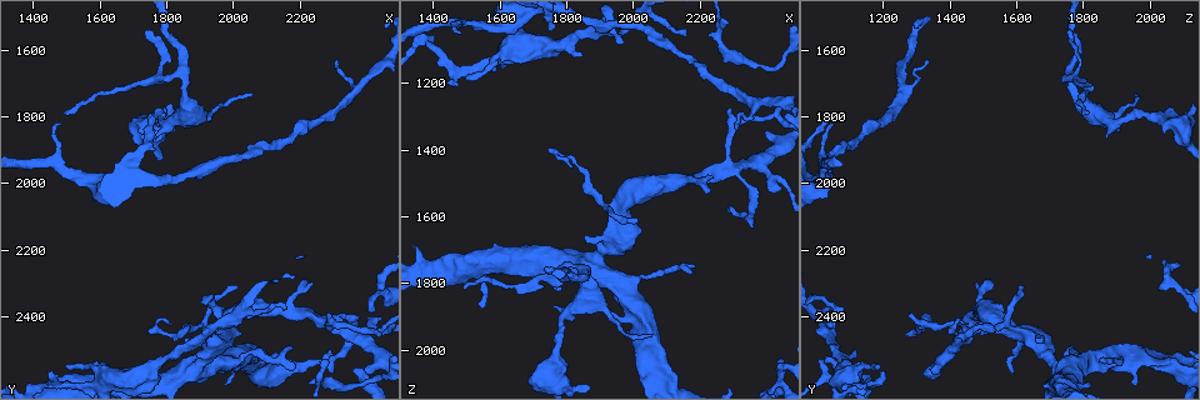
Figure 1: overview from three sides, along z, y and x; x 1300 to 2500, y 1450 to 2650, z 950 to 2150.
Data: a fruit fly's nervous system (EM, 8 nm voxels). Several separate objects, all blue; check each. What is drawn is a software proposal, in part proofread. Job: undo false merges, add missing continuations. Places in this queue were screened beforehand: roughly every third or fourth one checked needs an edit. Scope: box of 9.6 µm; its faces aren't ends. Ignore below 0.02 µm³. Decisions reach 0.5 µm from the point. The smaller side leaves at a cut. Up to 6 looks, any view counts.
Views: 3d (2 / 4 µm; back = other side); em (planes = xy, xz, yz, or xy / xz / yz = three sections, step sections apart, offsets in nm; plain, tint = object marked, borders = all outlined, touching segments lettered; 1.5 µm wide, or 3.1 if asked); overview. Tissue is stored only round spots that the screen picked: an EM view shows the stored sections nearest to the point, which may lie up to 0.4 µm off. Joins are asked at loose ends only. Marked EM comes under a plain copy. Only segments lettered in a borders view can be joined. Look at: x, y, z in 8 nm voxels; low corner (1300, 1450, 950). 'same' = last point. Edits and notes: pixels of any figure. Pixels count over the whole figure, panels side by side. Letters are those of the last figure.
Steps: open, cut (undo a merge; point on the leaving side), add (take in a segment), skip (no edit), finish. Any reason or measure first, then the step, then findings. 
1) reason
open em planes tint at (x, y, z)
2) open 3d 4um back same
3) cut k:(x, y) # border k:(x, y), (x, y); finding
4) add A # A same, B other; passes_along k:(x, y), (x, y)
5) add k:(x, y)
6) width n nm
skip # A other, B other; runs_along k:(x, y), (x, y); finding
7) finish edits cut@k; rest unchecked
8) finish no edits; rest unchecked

an open end
open 3d 4um at (1850, 2460, 1660)

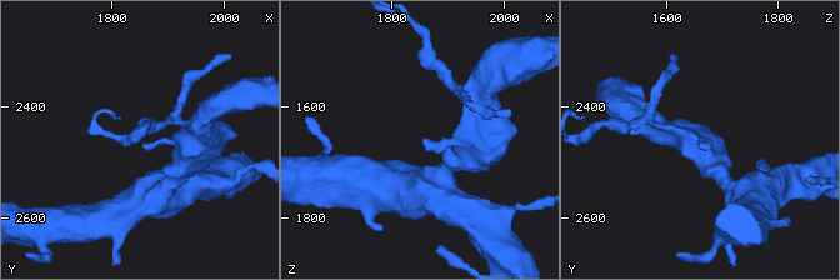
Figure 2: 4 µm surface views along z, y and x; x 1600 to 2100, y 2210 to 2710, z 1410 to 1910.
now the EM
open em yz step 4 borders at (1850, 2465, 1665)

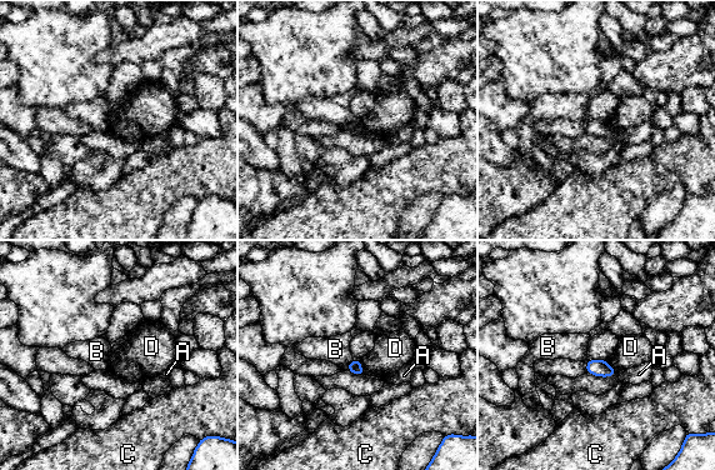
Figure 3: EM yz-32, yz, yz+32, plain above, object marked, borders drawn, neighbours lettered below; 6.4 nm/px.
open em xy step 8 borders same

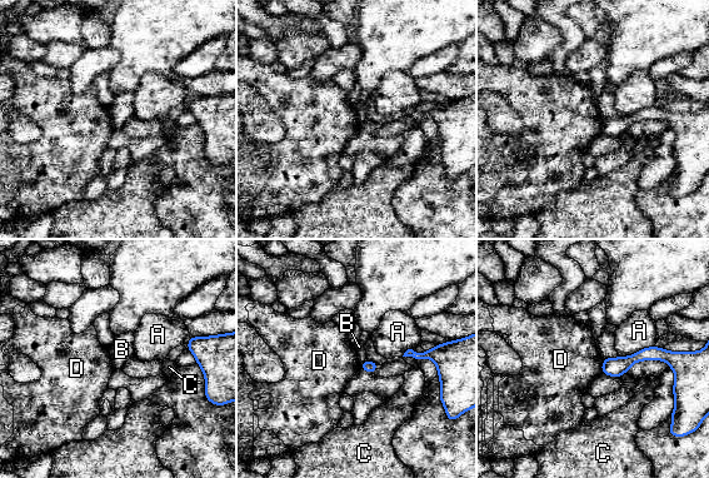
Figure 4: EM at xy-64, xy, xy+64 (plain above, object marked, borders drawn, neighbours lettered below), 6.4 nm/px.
longest_contact A 240 nm
skip # A other, B other, C other, D other; runs_along 4:(672, 354), (642, 354), (604, 369); no lettered segment goes on from it

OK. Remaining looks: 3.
open 3d 2um back at (1840, 2500, 1110)

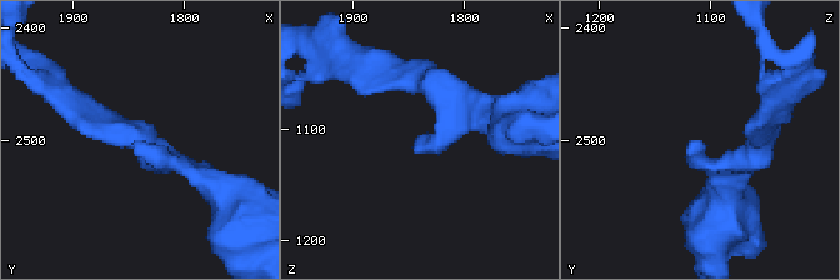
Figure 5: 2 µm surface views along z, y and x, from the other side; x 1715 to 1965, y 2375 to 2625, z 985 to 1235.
arm_widths 190, 300 nm; need the tissue
open em xz step 4 tint at (1844, 2504, 1108)

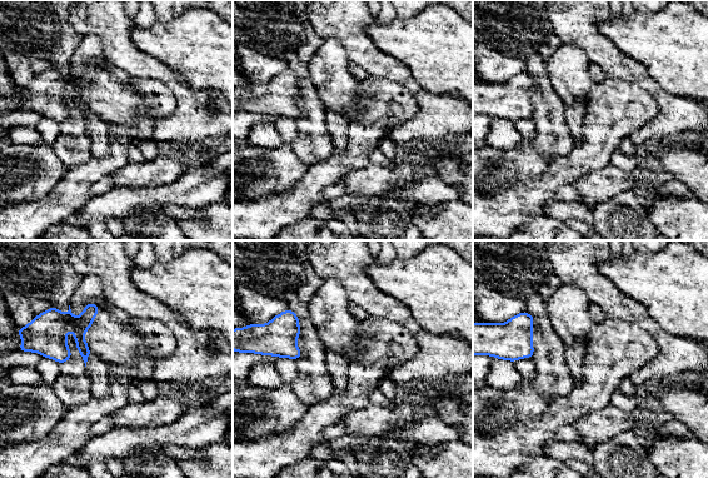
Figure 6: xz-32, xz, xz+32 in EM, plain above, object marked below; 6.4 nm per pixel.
another direction
open em planes borders same

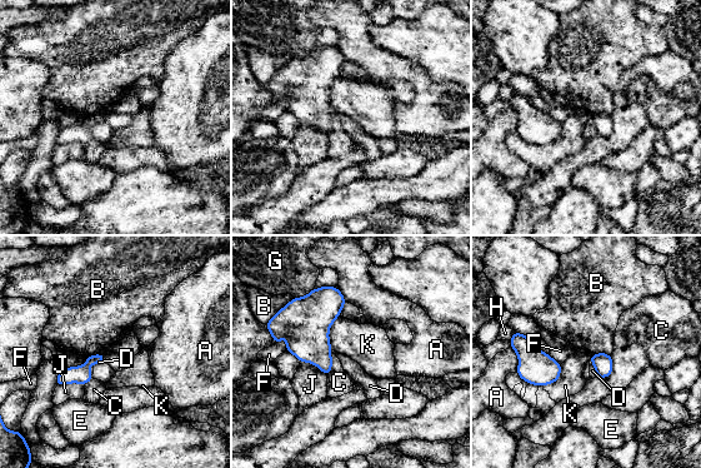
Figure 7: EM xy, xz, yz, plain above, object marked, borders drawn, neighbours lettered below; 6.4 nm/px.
skip # A other, B other, C other, D other, E other, F other, G other, H other, J other, K other; no lettered segment goes on from it

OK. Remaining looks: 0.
finish no edits; rest unchecked

